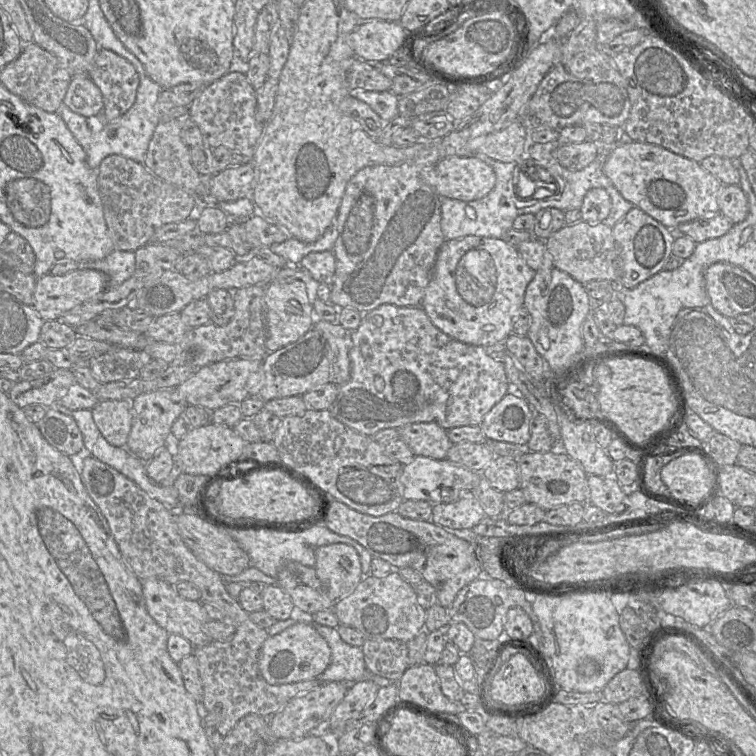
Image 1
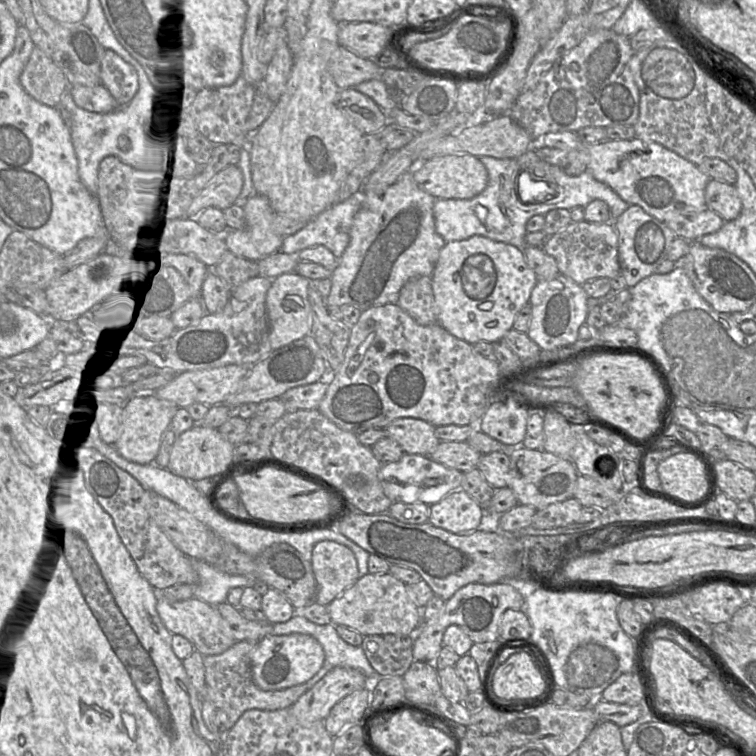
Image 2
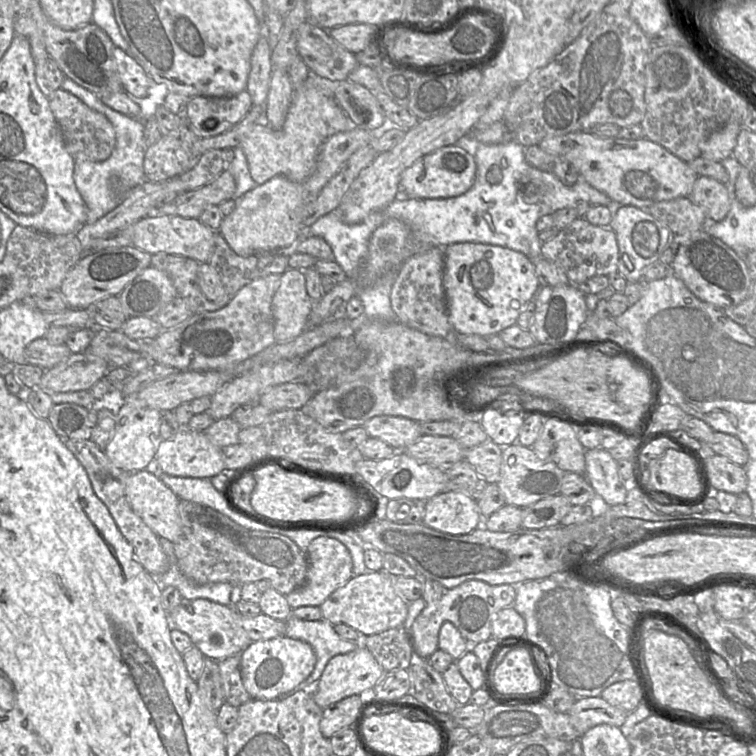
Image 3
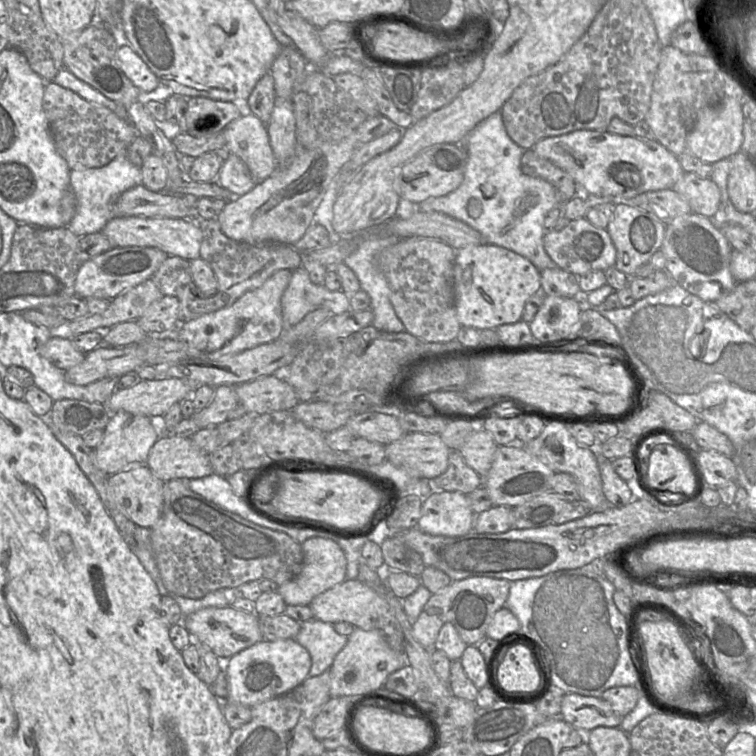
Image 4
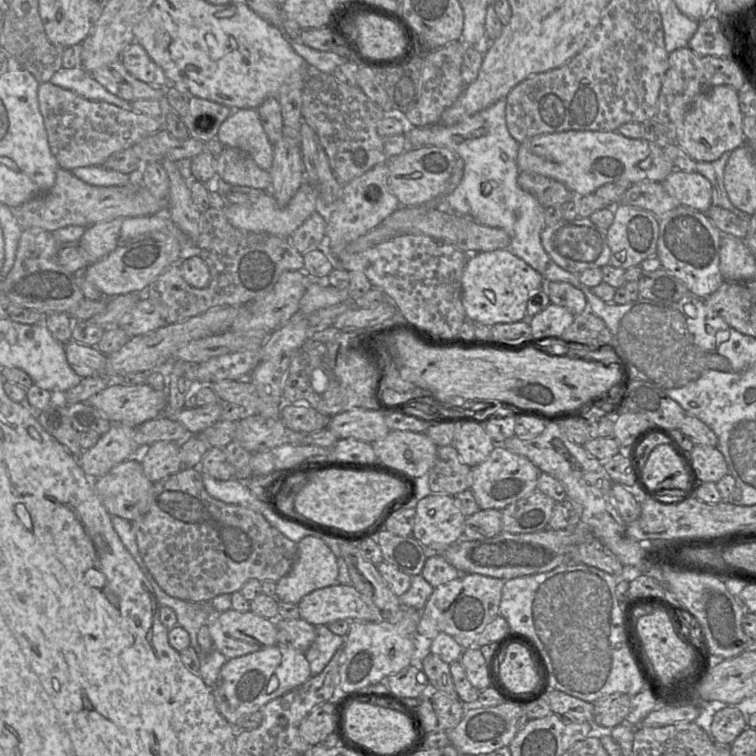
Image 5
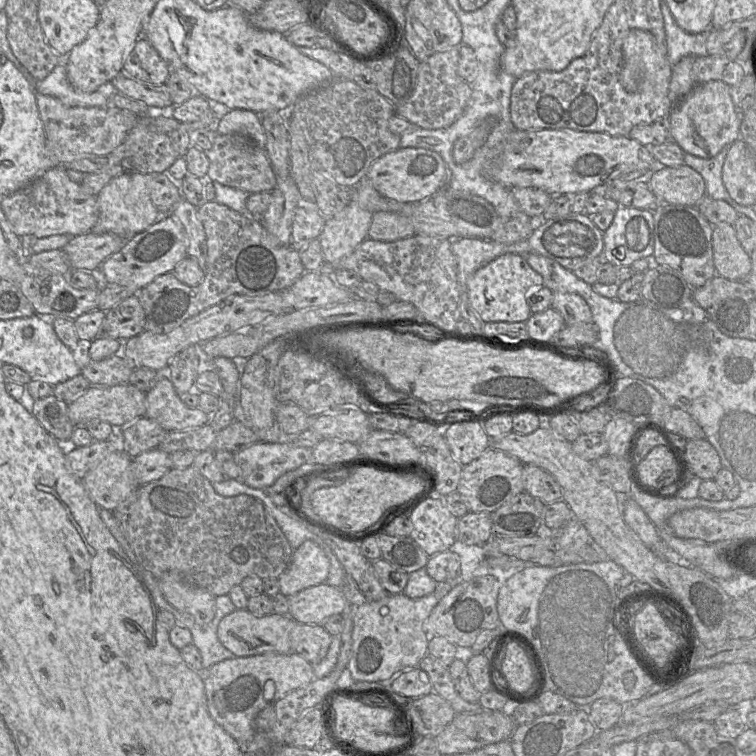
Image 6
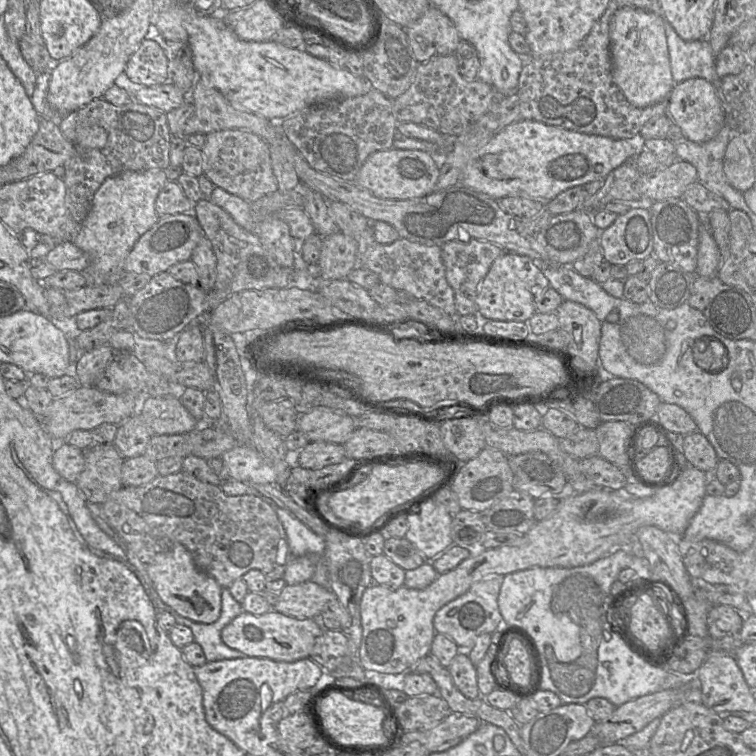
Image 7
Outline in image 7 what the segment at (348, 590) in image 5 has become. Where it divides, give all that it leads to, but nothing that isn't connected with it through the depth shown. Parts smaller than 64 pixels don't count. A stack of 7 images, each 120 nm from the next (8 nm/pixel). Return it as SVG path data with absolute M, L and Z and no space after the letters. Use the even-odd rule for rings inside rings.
M311 580L296 585L286 584L272 610L297 619L319 619L331 594L329 587Z

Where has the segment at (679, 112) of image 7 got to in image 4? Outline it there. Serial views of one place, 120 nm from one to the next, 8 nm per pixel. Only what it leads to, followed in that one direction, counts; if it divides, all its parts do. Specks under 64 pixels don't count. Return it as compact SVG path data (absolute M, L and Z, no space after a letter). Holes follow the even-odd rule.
M725 97L717 105L705 106L686 137L686 152L708 164L733 156L741 151L744 119L742 103L733 97Z

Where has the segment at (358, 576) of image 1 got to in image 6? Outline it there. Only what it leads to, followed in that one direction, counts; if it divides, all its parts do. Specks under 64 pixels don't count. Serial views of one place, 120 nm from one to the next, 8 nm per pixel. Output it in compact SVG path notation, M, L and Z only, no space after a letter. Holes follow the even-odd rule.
M306 540L293 552L285 571L278 577L279 592L286 597L326 582L330 562L323 549L314 541Z

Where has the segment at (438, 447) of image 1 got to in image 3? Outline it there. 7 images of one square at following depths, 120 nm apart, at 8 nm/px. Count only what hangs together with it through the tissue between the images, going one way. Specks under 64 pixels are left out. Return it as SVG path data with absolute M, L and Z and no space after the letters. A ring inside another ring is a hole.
M375 416L363 427L369 437L384 441L396 451L405 450L422 435L419 422L402 416Z

